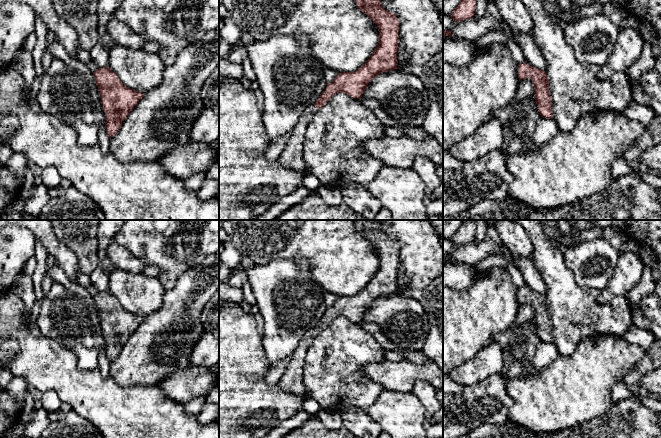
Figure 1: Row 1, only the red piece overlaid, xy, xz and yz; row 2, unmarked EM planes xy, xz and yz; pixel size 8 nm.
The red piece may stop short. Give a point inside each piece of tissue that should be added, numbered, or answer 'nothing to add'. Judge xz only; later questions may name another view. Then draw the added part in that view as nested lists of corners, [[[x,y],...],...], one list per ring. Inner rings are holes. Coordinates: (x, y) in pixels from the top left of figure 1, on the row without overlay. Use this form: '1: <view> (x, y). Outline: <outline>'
1: xz (291, 380). Outline: [[[314,329],[309,330],[301,339],[298,347],[291,355],[291,361],[282,373],[277,386],[284,391],[303,396],[306,393],[304,385],[304,362],[307,351],[317,337],[318,332]]]

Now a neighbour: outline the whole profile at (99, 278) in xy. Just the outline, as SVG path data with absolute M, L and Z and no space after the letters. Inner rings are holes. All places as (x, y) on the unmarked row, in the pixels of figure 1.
M97 267L90 274L90 279L91 285L94 286L98 292L108 291L109 275L100 267Z

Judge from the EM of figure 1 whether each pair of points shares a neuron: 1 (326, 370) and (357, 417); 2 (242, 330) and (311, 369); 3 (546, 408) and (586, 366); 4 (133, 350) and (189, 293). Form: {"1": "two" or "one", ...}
{"1": "two", "2": "two", "3": "one", "4": "one"}

